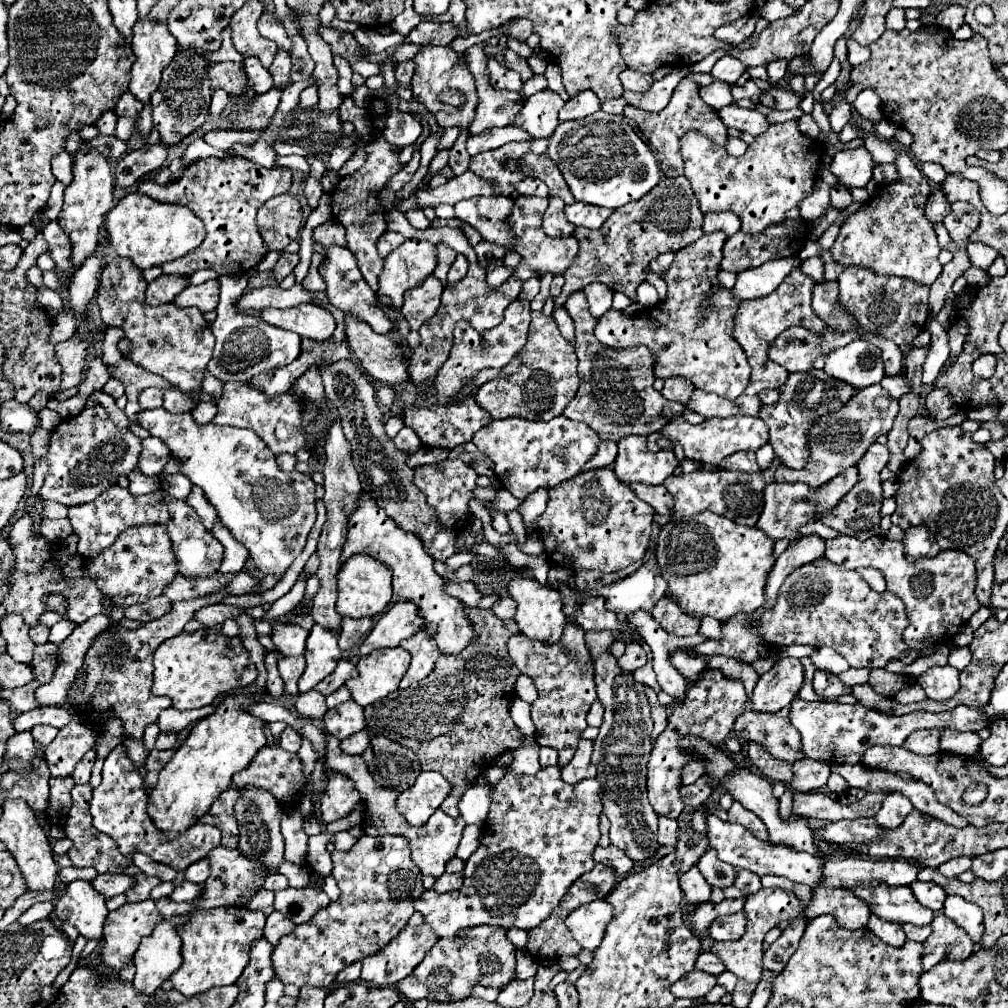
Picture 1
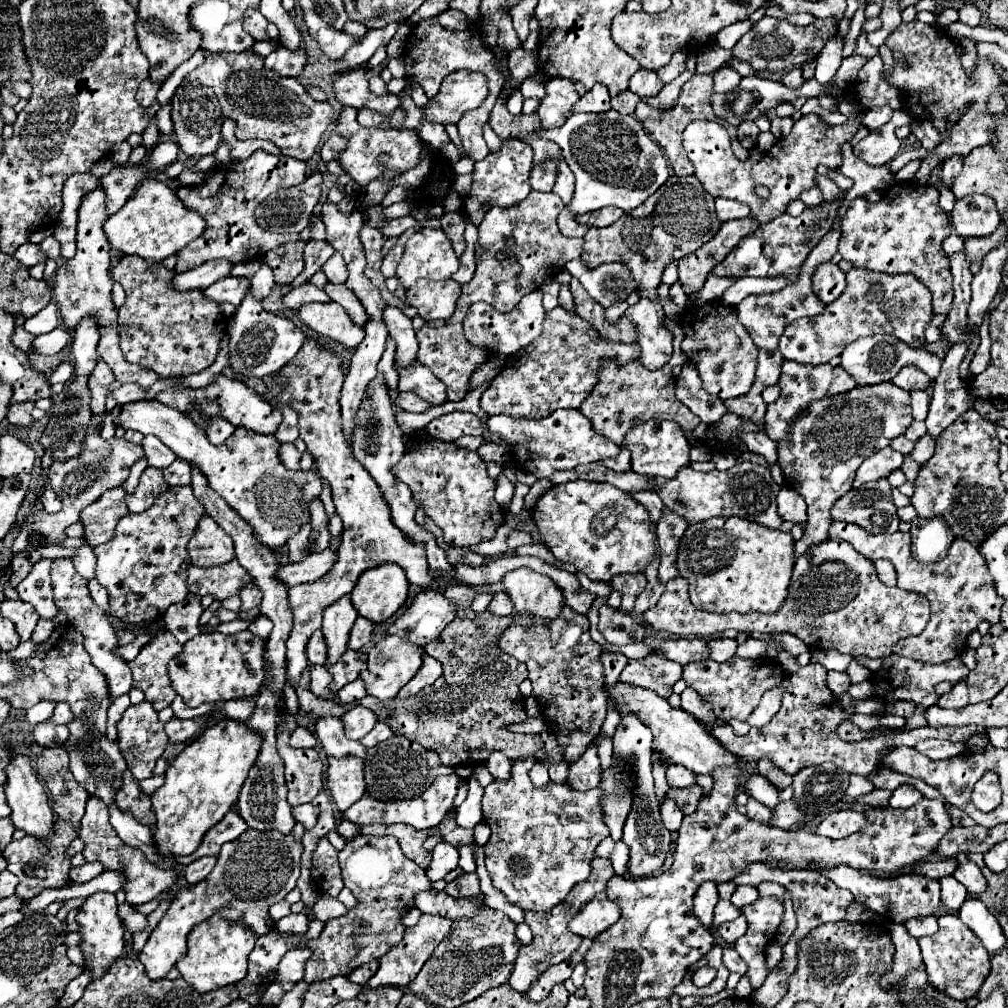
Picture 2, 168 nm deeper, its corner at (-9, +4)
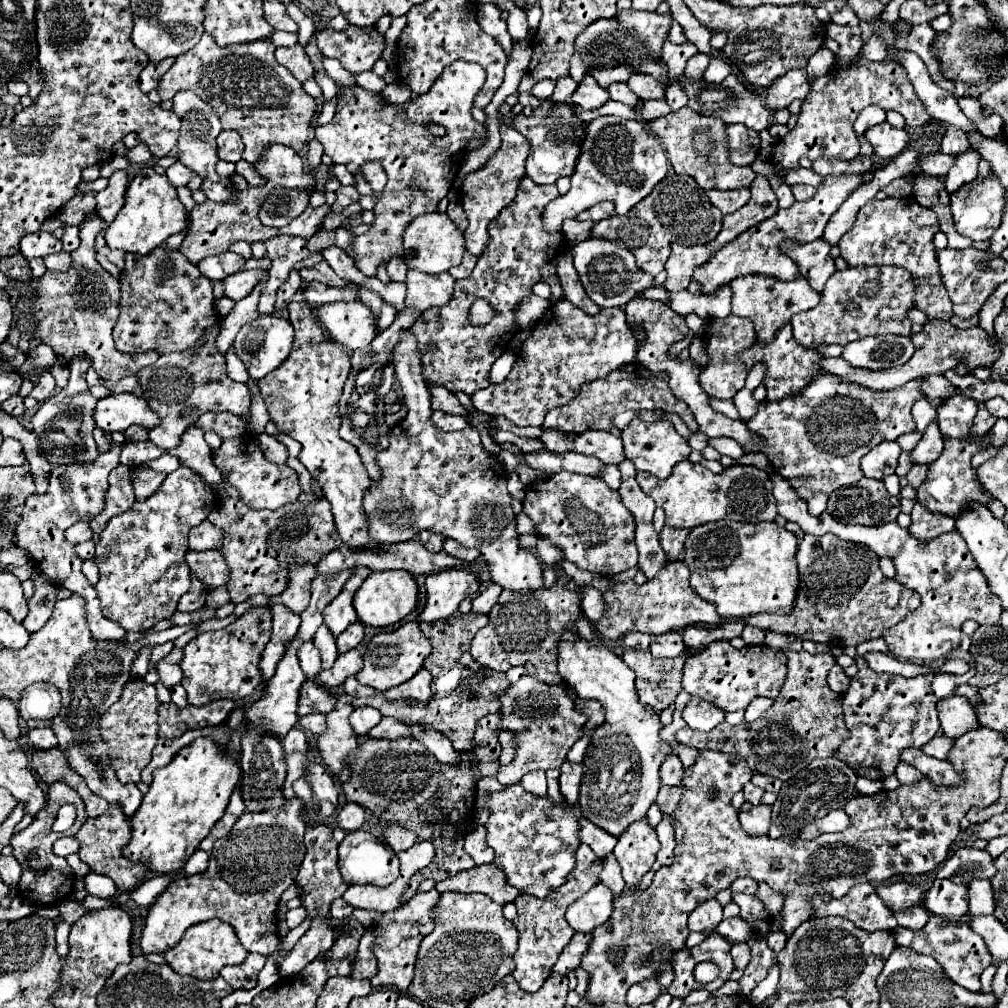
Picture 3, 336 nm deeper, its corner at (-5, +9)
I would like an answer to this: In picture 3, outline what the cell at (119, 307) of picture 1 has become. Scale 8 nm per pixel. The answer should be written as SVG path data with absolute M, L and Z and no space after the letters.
M166 244L154 248L150 256L126 254L126 270L120 276L120 284L120 318L114 326L114 342L120 352L138 354L156 350L158 354L168 354L194 350L204 330L220 320L214 308L212 282L182 252L170 250Z

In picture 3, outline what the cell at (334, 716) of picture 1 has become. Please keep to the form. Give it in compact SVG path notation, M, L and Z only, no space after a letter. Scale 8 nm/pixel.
M370 706L356 708L350 714L350 724L352 724L354 732L362 734L362 736L366 736L366 732L370 732L380 720L382 720L382 714L376 708L370 708Z

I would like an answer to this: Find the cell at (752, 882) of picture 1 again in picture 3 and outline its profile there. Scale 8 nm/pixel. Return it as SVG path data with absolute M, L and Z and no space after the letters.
M760 884L758 890L756 890L756 896L762 900L762 904L770 912L770 916L776 916L782 910L784 896L782 894L776 894L768 884Z

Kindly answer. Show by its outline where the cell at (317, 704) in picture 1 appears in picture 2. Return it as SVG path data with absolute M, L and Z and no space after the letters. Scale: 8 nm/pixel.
M314 665L310 673L312 673L310 691L320 699L332 699L332 691L328 689L328 685L332 681L332 675L328 673L328 669L324 669L324 665Z

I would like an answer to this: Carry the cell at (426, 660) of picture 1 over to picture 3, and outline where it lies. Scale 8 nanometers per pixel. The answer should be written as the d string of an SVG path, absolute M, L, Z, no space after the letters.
M422 668L412 680L408 680L402 686L394 686L390 690L384 692L386 700L416 700L416 702L428 702L432 692L430 692L430 682L432 682L432 674Z

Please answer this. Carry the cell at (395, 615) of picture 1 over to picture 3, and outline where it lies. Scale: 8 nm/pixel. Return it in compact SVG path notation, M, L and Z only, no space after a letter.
M450 568L426 578L426 608L420 622L436 622L452 616L464 598L472 598L480 588L480 578L466 568Z

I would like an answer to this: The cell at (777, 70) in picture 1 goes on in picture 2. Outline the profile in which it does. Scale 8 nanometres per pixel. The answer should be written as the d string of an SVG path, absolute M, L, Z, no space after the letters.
M798 67L798 69L792 69L790 73L784 73L784 77L782 77L782 83L784 83L784 85L788 85L788 87L792 87L792 89L800 87L800 85L804 83L804 77L802 77L802 69Z

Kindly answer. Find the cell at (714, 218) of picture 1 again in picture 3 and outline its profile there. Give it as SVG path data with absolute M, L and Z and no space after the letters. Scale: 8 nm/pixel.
M736 188L736 190L708 190L706 192L710 202L720 208L724 214L736 212L750 200L750 188Z

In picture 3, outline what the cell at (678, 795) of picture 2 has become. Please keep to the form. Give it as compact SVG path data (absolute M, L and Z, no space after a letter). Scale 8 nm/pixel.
M660 786L656 804L662 814L672 814L676 810L678 800L680 800L680 792L682 792L680 786Z

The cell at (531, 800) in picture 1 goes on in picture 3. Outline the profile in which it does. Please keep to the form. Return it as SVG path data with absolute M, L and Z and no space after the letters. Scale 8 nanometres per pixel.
M520 784L508 786L504 792L480 794L476 798L476 808L490 808L490 818L484 824L488 846L494 848L494 864L504 870L508 882L538 898L548 896L550 890L562 886L574 868L574 854L580 844L578 840L578 820L582 818L580 806L558 806L550 798L538 798L524 792Z

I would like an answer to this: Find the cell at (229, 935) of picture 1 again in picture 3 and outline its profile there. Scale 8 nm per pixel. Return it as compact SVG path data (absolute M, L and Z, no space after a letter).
M206 920L206 922L198 922L194 926L190 926L182 940L176 944L176 948L170 948L166 952L160 954L170 968L174 968L178 974L182 976L194 976L200 980L214 980L220 970L228 964L242 964L248 956L248 952L244 950L244 946L240 944L234 928L222 920Z

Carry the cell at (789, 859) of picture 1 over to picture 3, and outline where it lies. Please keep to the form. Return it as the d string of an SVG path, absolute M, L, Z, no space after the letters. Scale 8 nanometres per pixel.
M896 882L896 884L890 884L890 886L878 886L876 892L892 912L918 906L920 896L922 896L920 886L916 886L916 884L912 886L912 884L906 884L906 882Z

